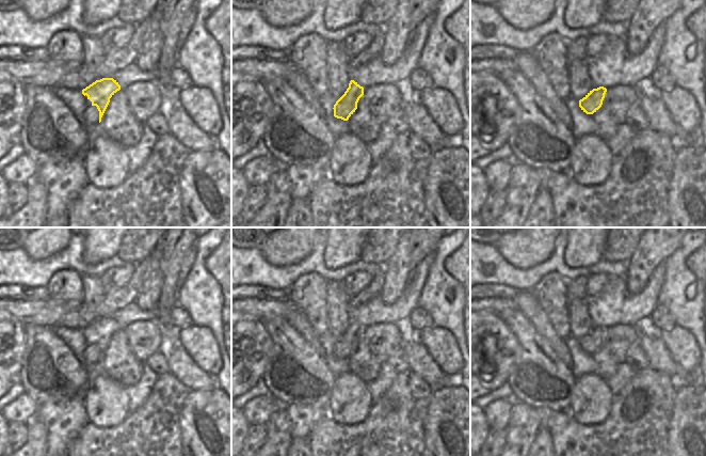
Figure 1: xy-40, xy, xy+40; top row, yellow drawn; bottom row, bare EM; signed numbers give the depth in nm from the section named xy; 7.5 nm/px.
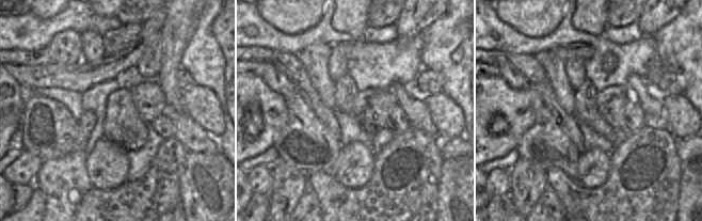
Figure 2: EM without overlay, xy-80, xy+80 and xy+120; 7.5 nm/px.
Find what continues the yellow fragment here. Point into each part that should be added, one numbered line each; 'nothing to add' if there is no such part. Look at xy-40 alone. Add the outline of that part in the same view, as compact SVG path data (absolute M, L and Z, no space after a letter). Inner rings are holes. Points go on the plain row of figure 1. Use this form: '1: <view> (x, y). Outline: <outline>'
1: xy-40 (89, 355). Outline: M55 326L52 331L74 352L86 369L92 368L99 362L97 346L86 343L81 329Z

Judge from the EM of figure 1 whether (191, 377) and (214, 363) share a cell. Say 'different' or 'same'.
different

